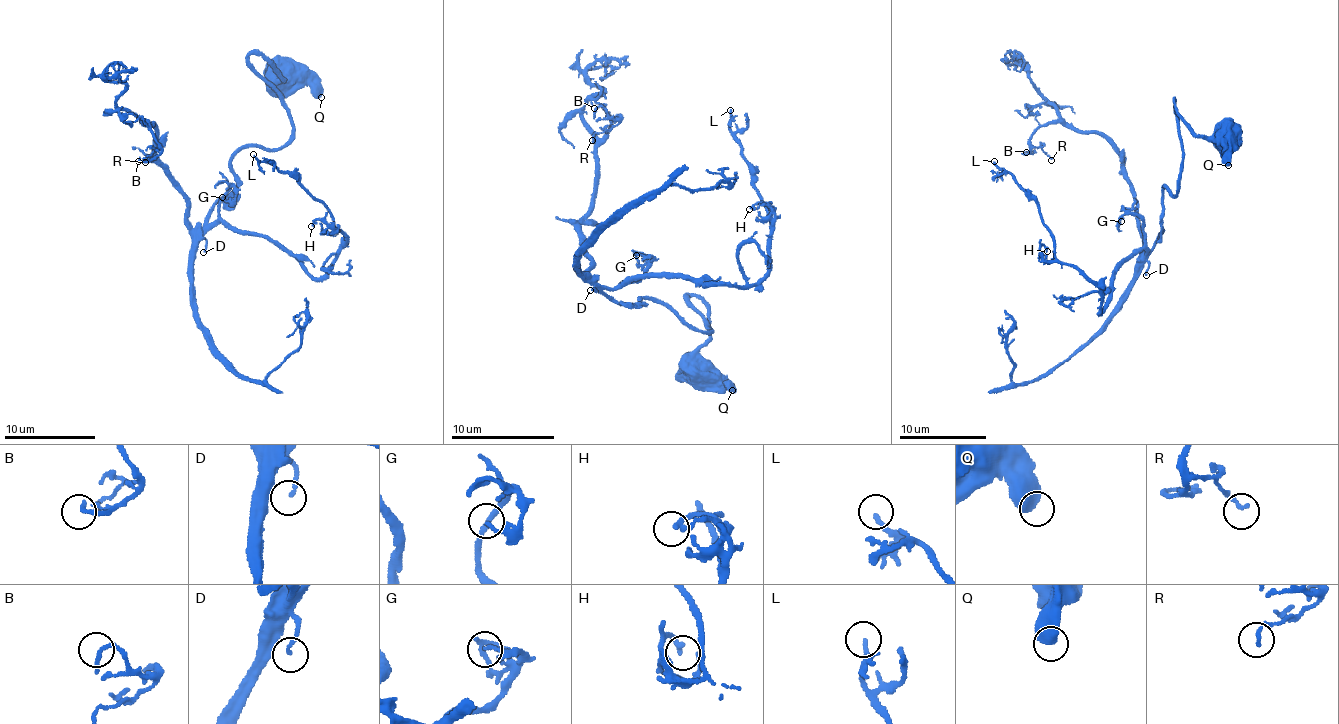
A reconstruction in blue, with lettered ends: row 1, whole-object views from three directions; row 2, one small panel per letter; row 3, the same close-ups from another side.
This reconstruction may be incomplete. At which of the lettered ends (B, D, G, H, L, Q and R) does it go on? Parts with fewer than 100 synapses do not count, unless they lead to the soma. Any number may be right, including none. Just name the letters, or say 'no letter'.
no letter

